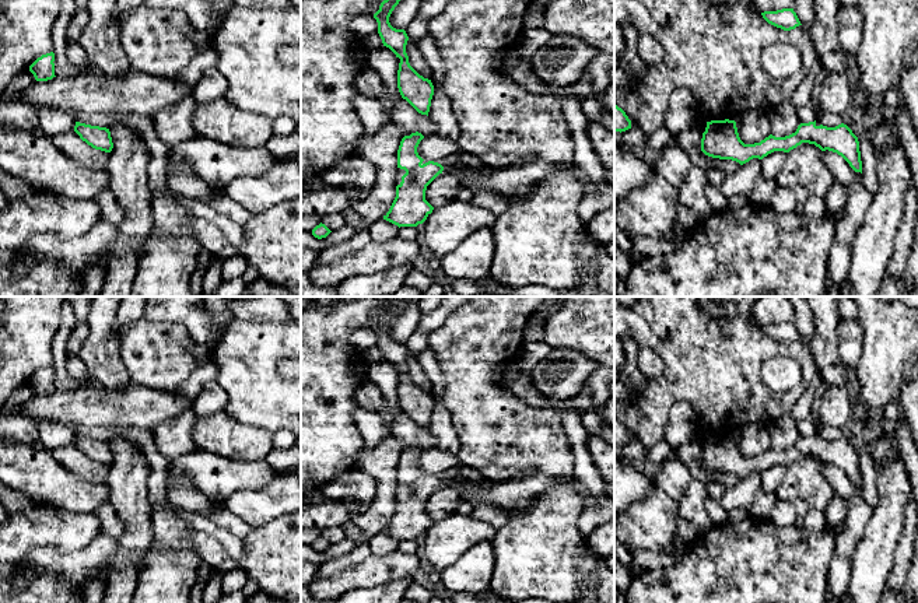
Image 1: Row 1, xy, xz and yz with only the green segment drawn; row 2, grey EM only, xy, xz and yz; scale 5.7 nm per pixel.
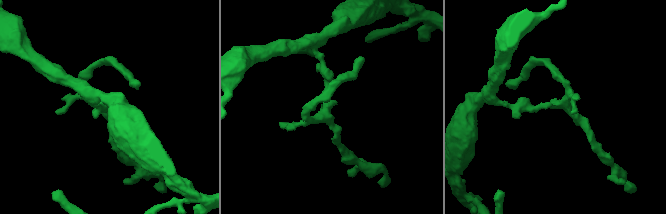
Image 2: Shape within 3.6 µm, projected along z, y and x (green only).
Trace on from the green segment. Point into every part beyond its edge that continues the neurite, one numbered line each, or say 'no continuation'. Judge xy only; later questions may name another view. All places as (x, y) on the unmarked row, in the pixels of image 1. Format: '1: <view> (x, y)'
no continuation

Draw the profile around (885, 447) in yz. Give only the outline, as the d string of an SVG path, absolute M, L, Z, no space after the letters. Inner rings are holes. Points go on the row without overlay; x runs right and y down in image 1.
M876 428L870 435L873 438L872 457L876 469L880 470L897 453L896 438L890 428Z

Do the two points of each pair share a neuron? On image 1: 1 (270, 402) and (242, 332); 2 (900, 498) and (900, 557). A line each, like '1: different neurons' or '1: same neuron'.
1: same neuron
2: different neurons

